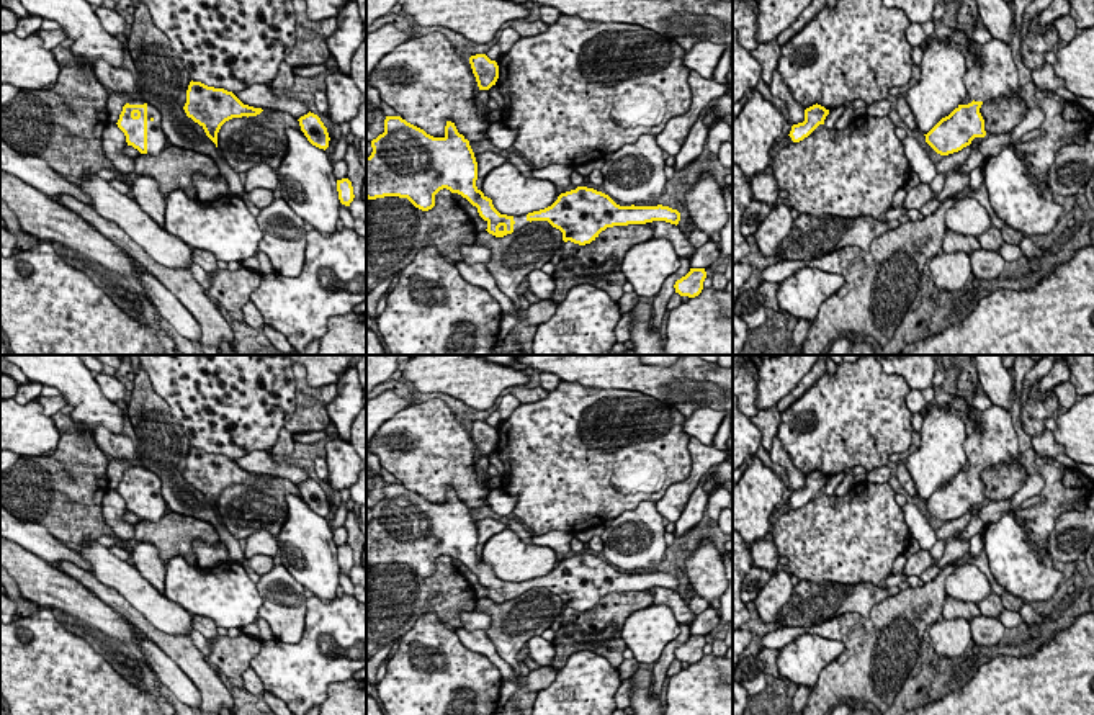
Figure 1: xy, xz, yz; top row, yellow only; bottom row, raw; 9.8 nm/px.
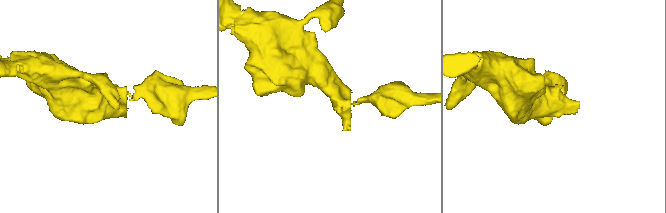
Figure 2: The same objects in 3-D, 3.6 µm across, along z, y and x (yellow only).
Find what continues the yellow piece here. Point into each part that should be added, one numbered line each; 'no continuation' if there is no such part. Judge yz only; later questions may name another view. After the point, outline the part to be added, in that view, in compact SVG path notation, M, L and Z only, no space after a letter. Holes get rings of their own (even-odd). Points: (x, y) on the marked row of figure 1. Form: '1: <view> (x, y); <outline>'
1: yz (993, 74); M991 39L980 47L980 57L963 77L970 103L994 101L996 98L1022 97L1019 74L1012 59L1011 44Z

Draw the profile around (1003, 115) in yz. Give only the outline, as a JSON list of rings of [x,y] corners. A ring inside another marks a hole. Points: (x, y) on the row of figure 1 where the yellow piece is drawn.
[[[1001,97],[994,101],[983,103],[980,113],[984,119],[986,134],[1009,134],[1022,121],[1027,108],[1022,97]]]

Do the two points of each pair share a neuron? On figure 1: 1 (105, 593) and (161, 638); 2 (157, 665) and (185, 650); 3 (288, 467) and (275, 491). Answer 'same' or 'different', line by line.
1: same
2: different
3: different

